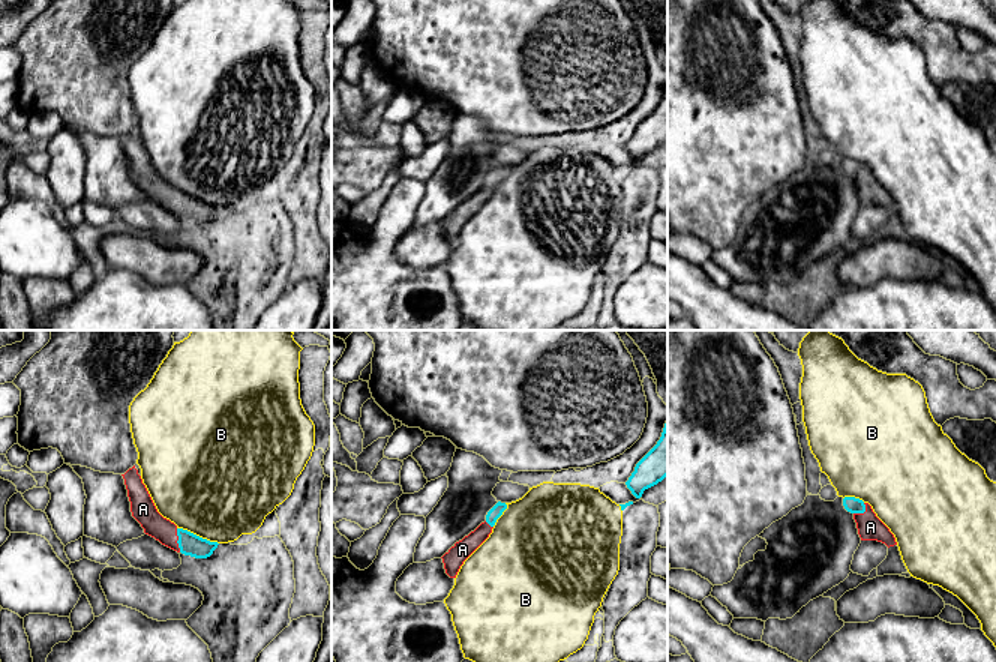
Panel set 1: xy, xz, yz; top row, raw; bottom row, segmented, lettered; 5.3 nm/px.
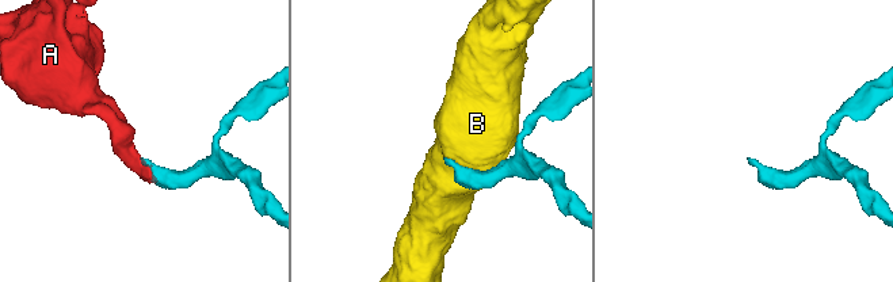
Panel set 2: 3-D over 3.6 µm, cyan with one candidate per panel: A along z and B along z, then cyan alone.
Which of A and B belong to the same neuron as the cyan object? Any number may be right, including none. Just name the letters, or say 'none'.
A

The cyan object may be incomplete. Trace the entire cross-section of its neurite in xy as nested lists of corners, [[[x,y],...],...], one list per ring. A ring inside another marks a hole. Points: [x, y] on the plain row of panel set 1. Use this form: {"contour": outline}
{"contour": [[[135,129],[122,140],[128,153],[132,180],[141,188],[146,198],[184,219],[207,222],[213,218],[219,209],[218,206],[210,206],[188,194],[178,192],[158,176]]]}

